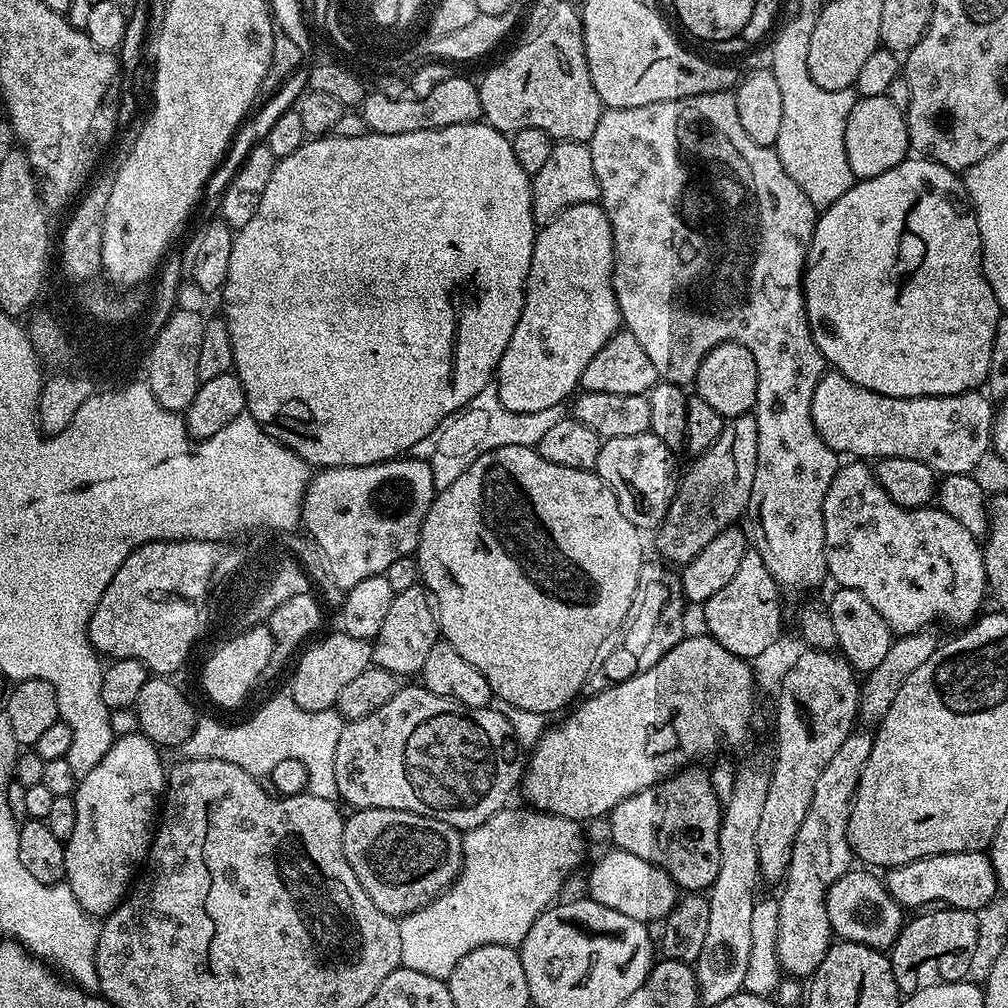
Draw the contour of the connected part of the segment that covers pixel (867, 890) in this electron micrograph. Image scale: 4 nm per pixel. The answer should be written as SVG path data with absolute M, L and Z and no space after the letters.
M850 870L830 886L824 898L826 918L830 918L832 931L840 940L858 942L881 950L891 949L898 934L904 929L905 909L889 894L887 883L881 877L879 880L875 871L856 871Z

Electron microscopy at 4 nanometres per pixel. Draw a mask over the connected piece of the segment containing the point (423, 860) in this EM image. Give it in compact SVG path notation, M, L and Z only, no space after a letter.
M361 808L344 821L342 850L350 870L370 894L370 902L387 916L403 918L426 906L454 883L464 861L464 845L457 829L446 822L406 810Z

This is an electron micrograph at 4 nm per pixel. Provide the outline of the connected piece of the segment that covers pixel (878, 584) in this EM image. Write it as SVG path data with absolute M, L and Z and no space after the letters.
M848 462L845 468L844 465L837 467L836 477L830 482L830 490L826 490L824 495L822 514L824 515L824 553L826 554L828 576L831 579L836 579L835 583L839 587L858 590L858 594L862 594L862 598L866 598L866 602L870 602L870 606L874 606L874 610L878 610L878 614L882 614L882 618L886 618L886 626L890 626L890 630L896 636L908 636L912 632L921 632L925 626L935 625L935 620L945 620L948 624L960 624L956 626L971 624L973 620L977 619L978 613L981 611L981 609L979 610L980 603L983 602L984 596L986 600L988 587L988 579L984 569L984 549L981 541L972 536L970 530L965 530L959 522L954 522L954 518L950 518L950 514L946 514L938 506L927 508L898 506L888 497L886 490L882 490L882 486L876 480L875 471L869 465L867 468L864 464L867 463Z

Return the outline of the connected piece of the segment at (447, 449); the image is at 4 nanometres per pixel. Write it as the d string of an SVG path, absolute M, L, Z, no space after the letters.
M495 387L483 388L465 408L459 408L454 414L442 418L422 442L413 446L411 455L418 460L425 460L432 468L434 486L437 490L450 486L458 474L462 474L484 452L498 446L526 446L535 448L536 443L547 434L559 420L565 419L566 412L561 406L550 406L550 410L538 410L534 414L506 410L498 398Z

